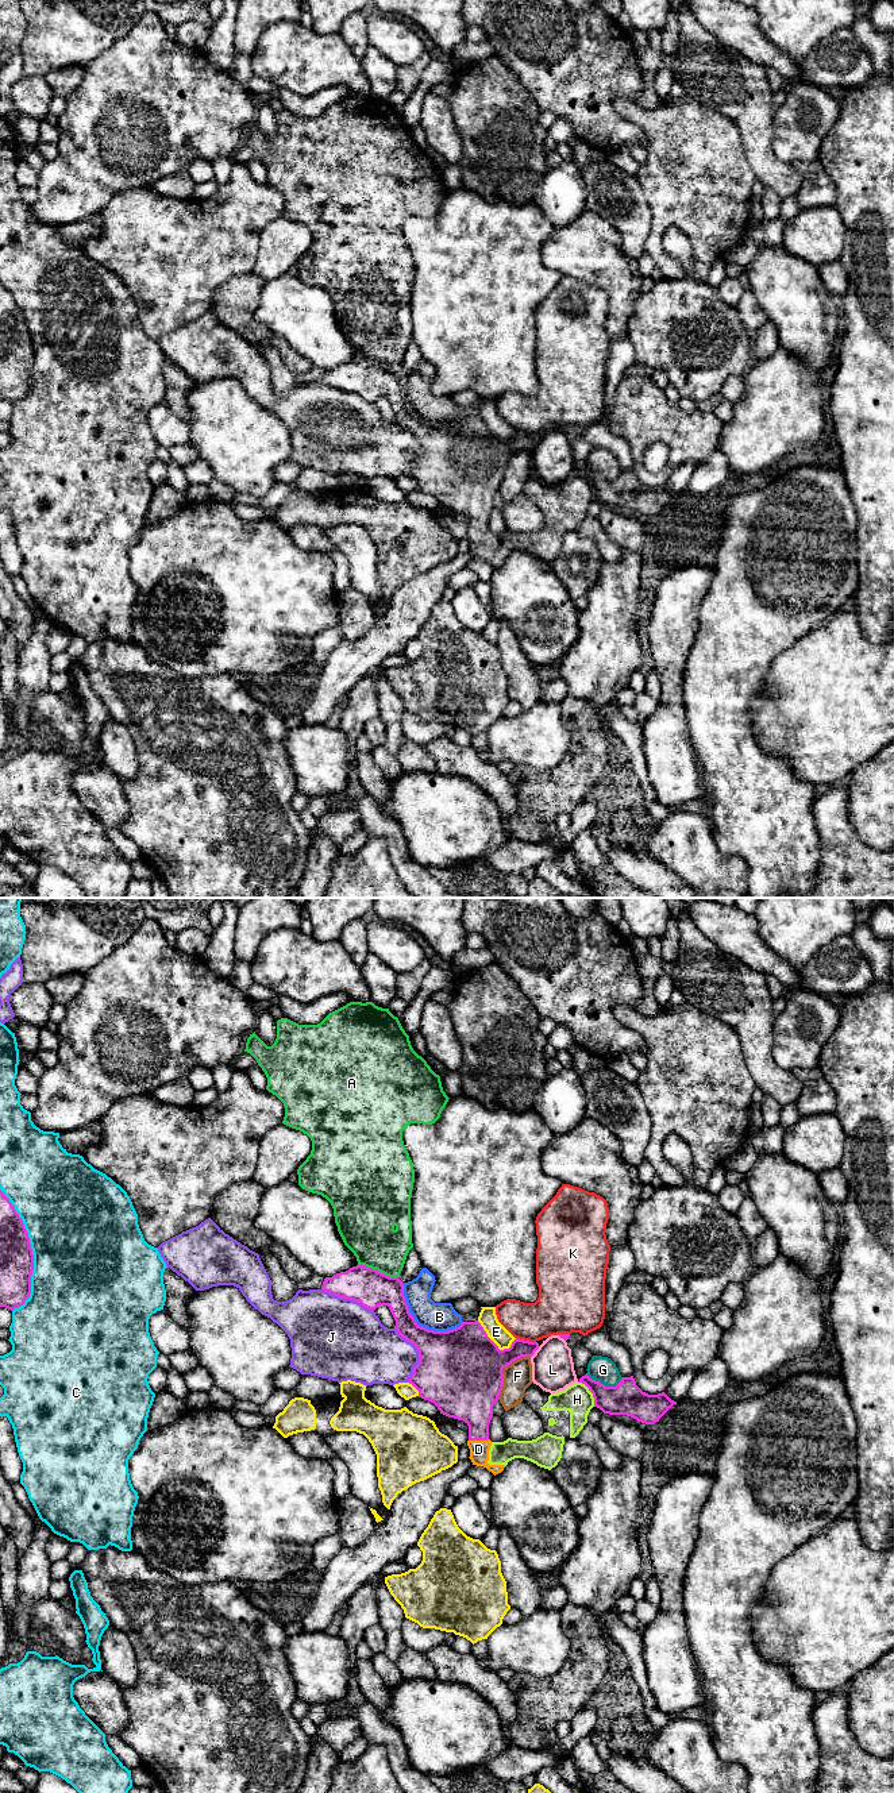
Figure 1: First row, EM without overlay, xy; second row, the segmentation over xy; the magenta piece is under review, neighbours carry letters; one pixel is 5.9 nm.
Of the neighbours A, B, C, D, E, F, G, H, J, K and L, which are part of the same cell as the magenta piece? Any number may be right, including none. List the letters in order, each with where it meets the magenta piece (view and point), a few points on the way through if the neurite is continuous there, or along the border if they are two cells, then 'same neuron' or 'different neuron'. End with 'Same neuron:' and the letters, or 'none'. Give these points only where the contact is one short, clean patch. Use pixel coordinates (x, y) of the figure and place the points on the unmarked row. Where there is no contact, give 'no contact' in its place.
A: xy (377, 363) | different neuron
B: xy (420, 419) | different neuron
C: xy (31, 344) | different neuron
D: xy (478, 532) | same neuron
E: xy (494, 436) | different neuron
F: xy (501, 463) | different neuron
G: xy (604, 478) | different neuron
H: xy (590, 484) | same neuron
J: xy (419, 446) | different neuron
K: xy (526, 434) | different neuron
L: xy (535, 443) | different neuron
Same neuron: D, H

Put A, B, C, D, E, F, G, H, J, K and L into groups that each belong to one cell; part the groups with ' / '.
A / B / C / D H / E / F / G / J / K / L

